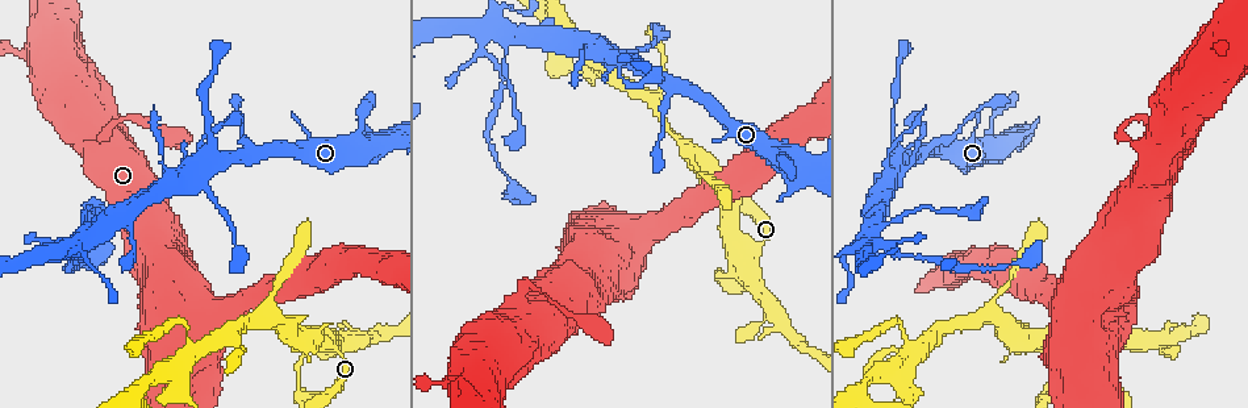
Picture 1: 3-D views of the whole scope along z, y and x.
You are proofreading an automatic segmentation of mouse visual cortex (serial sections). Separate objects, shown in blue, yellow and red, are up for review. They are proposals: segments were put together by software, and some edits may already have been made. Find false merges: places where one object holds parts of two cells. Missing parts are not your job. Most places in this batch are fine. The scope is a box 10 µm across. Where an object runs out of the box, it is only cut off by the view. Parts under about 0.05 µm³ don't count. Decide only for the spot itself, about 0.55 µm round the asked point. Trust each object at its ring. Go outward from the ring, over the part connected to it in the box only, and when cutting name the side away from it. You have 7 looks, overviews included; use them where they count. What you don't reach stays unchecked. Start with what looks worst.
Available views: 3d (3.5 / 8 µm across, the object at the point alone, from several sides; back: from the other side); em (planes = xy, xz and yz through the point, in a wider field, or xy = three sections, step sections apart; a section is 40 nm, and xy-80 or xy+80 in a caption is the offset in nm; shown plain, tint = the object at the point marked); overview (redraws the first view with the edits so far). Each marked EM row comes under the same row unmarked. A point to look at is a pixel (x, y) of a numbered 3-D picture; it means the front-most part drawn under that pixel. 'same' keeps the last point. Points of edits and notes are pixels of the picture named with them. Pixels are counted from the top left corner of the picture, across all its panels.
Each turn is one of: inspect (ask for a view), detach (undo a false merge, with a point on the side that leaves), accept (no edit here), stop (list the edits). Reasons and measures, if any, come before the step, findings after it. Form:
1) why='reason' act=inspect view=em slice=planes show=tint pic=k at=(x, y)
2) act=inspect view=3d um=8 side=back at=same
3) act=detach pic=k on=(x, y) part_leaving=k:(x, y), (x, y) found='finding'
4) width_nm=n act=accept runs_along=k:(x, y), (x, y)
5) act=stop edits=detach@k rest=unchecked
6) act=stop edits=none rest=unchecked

why='thin neck' act=inspect view=3d um=3.5 pic=1 at=(498, 71)

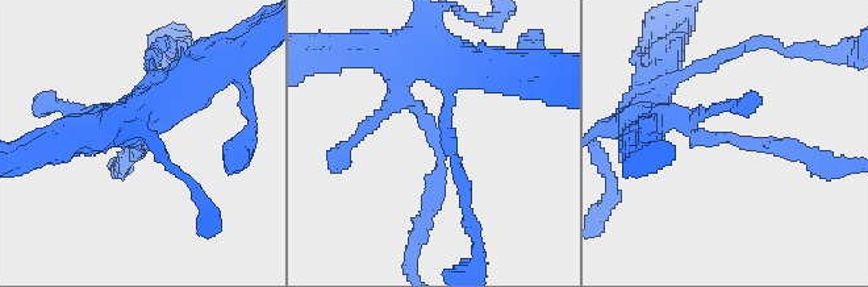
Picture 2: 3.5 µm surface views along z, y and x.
arm_widths_nm=200,200 act=inspect view=em slice=xy step=2 show=tint pic=2 at=(433, 136)

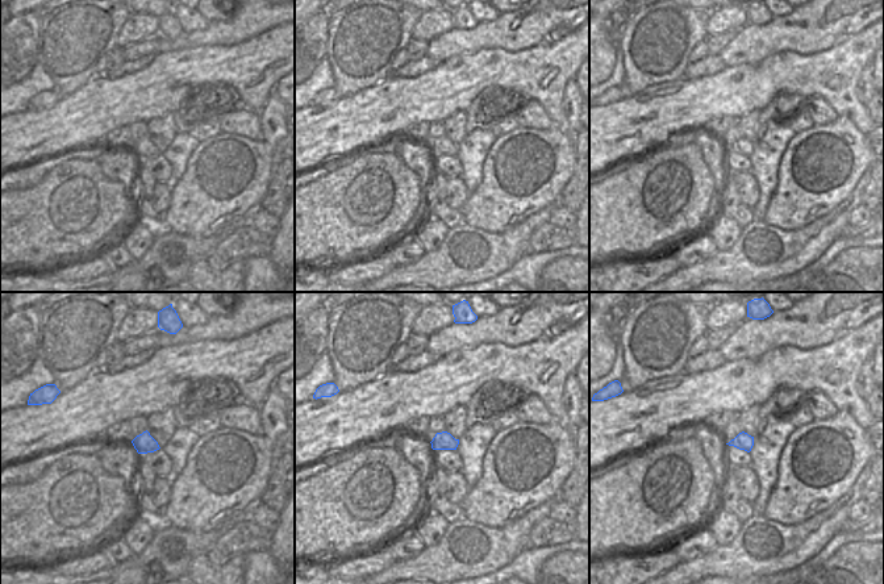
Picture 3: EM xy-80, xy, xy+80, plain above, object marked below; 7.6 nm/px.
act=accept runs_along=2:(660, 116), (684, 116), (697, 136), (801, 152) found='all the same cell'

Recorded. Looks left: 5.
why='sharp bend' act=inspect view=3d um=3.5 pic=1 at=(737, 238)

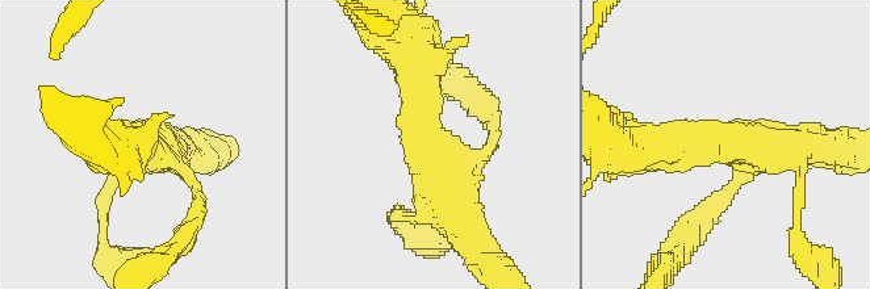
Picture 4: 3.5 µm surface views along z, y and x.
act=inspect view=em slice=planes show=tint pic=4 at=(429, 145)

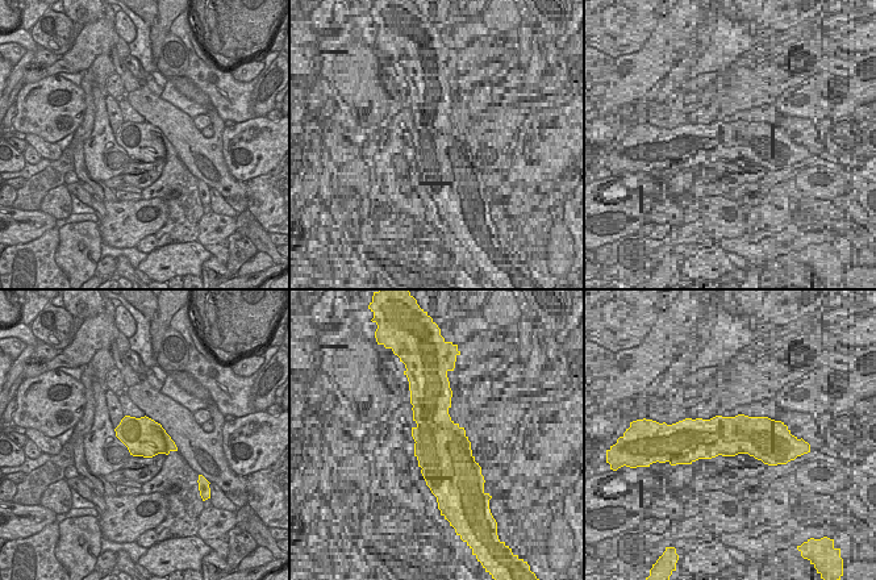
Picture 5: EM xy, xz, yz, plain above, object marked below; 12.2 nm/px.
act=accept runs_along=4:(492, 146), (475, 163), (431, 146), (414, 62) found='continuous, no second cell'

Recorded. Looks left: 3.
why='abrupt turn' act=inspect view=3d um=3.5 pic=1 at=(1135, 143)

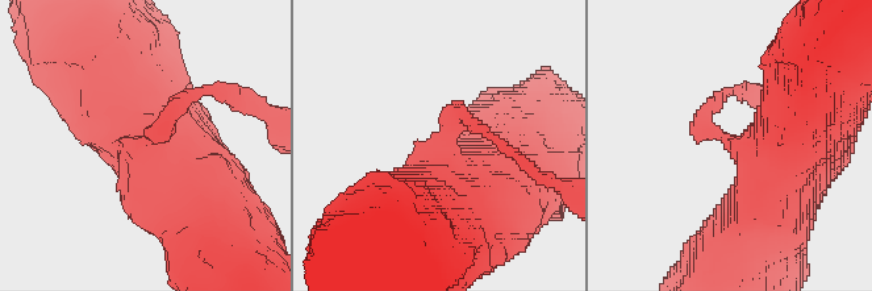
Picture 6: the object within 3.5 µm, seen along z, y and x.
why='shape alone is not enough' act=inspect view=em slice=xy step=1 show=tint pic=6 at=(153, 137)

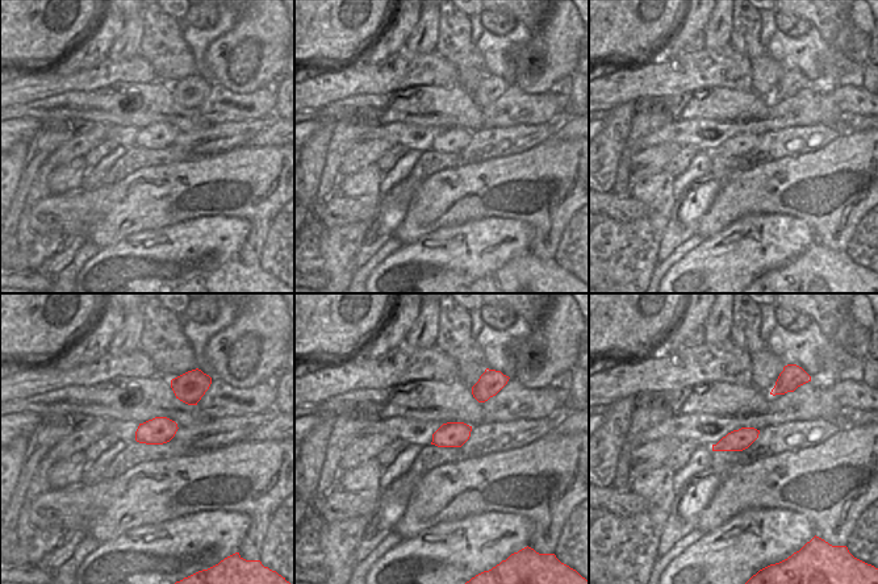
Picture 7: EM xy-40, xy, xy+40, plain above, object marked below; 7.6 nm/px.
why='another direction' act=inspect view=em slice=xy step=5 show=tint at=same

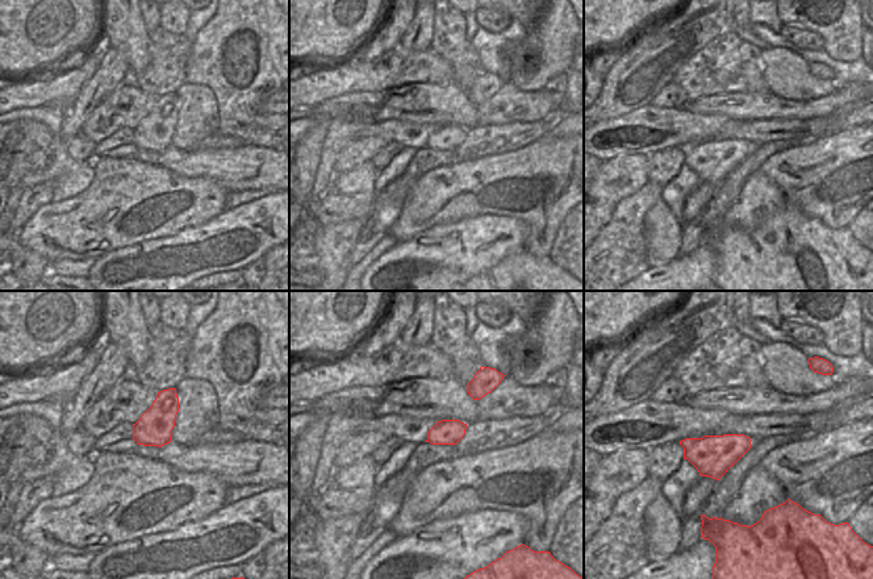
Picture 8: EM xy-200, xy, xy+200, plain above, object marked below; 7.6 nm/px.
width_nm=200 act=accept runs_along=6:(779, 179), (785, 156), (705, 123), (731, 90) found='all the same cell'

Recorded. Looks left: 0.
act=stop edits=none rest=unchecked

